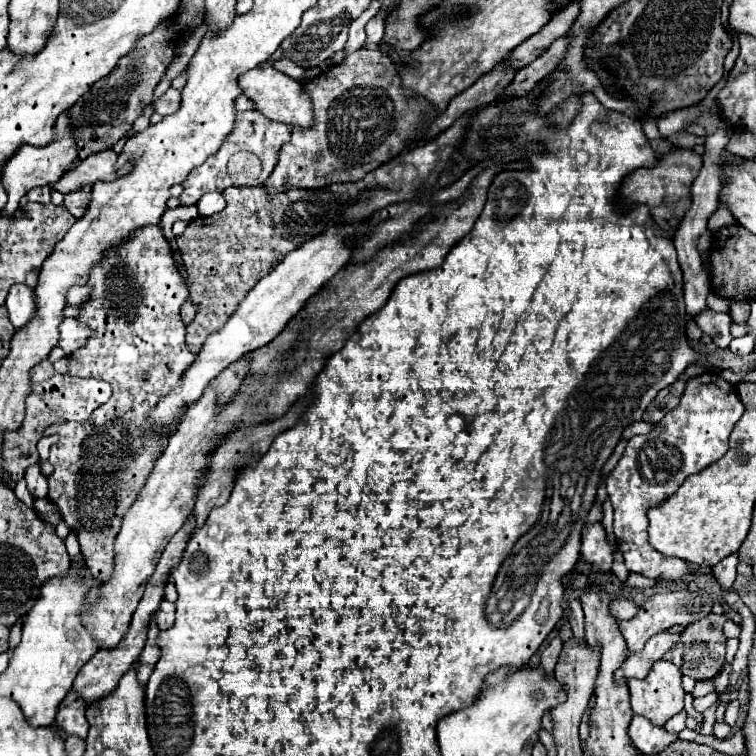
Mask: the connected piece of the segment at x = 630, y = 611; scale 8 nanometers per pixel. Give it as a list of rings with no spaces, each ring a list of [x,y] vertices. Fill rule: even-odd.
[[[614,599],[614,601],[610,603],[610,609],[612,609],[612,615],[614,615],[618,621],[622,621],[622,619],[634,617],[636,611],[638,611],[638,605],[636,605],[634,601],[630,601],[630,599]]]

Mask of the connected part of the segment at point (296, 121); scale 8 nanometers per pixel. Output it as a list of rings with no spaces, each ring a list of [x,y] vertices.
[[[264,63],[264,65],[240,75],[238,83],[240,83],[244,95],[248,95],[254,101],[254,107],[268,119],[274,119],[274,121],[280,121],[286,125],[294,125],[294,127],[312,125],[312,101],[310,101],[308,93],[304,93],[302,83],[276,71],[270,63]]]

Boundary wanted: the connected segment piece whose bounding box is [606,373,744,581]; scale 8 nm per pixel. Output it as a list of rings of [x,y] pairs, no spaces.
[[[702,373],[686,383],[680,403],[648,435],[636,435],[628,441],[622,459],[606,481],[606,489],[614,505],[614,537],[630,571],[664,581],[688,575],[688,561],[664,557],[648,543],[646,511],[668,499],[688,475],[702,471],[728,451],[728,437],[742,413],[744,405],[736,387],[718,373]]]

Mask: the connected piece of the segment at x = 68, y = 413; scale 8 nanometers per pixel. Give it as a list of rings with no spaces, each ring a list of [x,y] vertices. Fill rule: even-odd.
[[[42,361],[32,369],[32,393],[26,399],[26,419],[24,425],[16,433],[4,435],[4,471],[12,477],[12,483],[18,483],[24,479],[24,471],[28,465],[38,463],[38,449],[36,443],[42,439],[44,429],[58,421],[70,421],[70,419],[88,419],[94,409],[104,405],[112,389],[106,381],[100,379],[80,379],[70,375],[60,375],[54,371],[54,365],[50,361]]]

